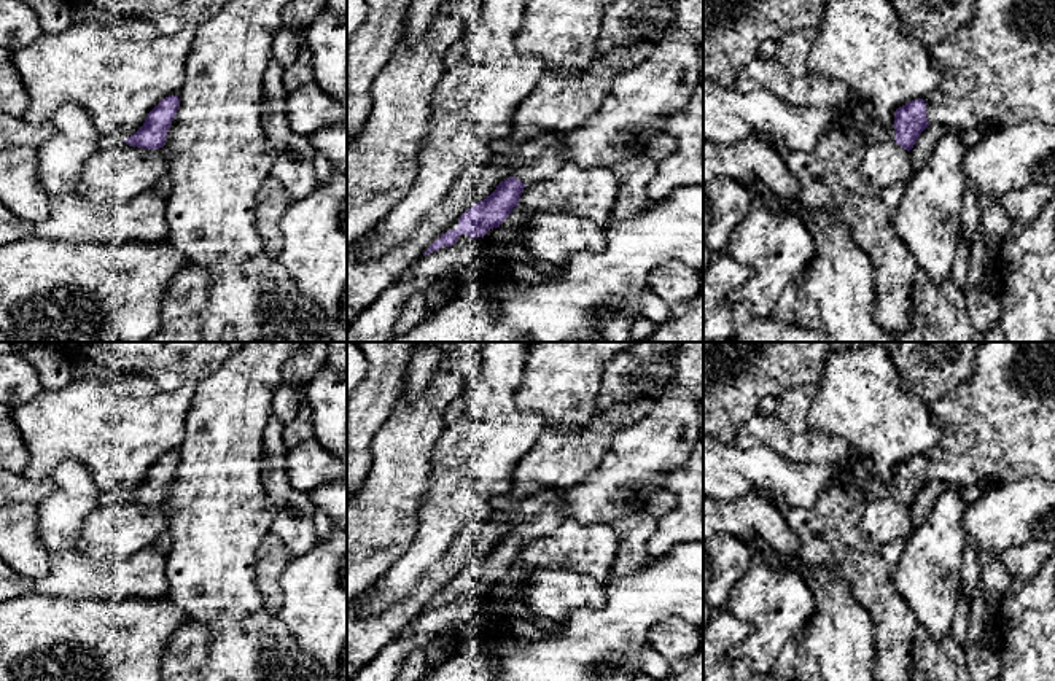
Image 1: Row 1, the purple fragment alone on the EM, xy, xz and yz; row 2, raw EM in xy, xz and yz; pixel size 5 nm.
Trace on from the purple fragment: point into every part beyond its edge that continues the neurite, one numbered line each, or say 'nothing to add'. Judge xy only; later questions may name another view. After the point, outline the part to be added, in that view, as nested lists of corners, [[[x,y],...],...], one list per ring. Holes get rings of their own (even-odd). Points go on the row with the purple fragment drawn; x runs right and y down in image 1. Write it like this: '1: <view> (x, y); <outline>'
nothing to add

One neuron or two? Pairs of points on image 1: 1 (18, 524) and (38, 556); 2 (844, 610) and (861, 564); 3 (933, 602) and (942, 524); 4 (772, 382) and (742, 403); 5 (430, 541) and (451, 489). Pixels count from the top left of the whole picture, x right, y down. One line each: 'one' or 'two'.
1: one
2: two
3: one
4: one
5: one

